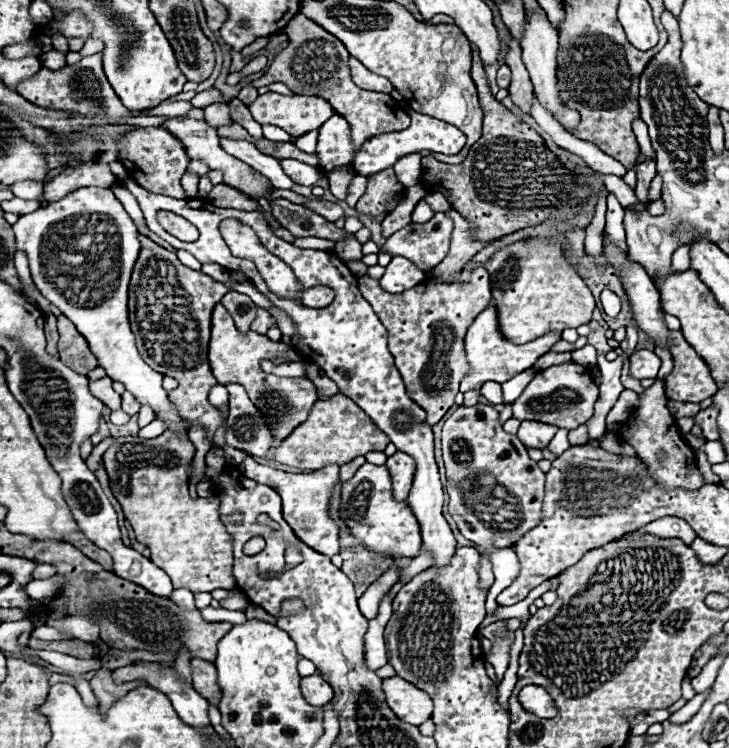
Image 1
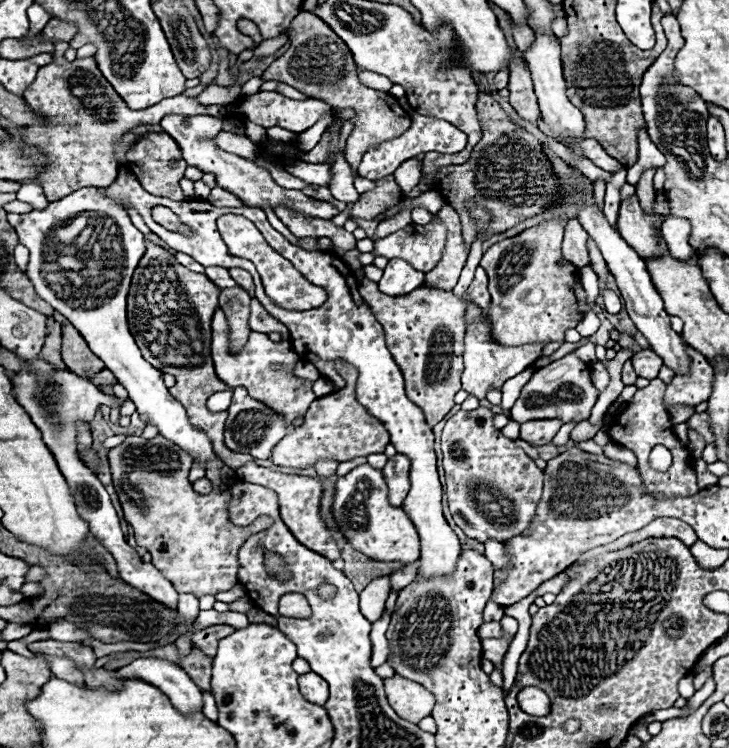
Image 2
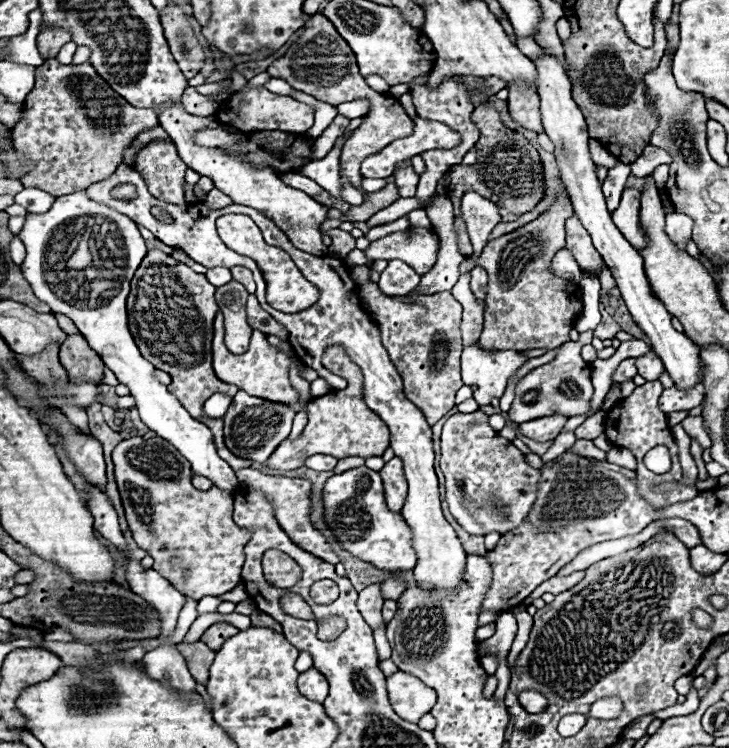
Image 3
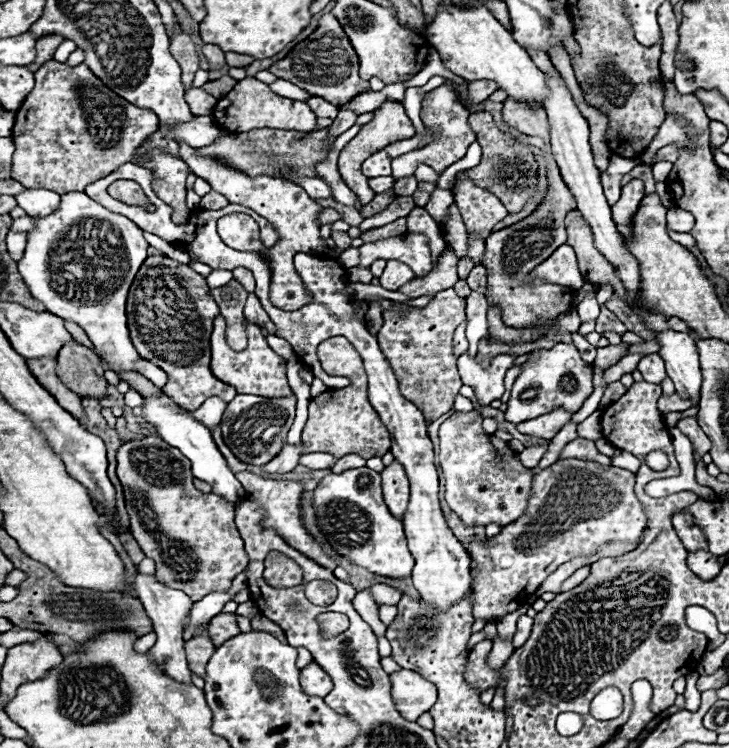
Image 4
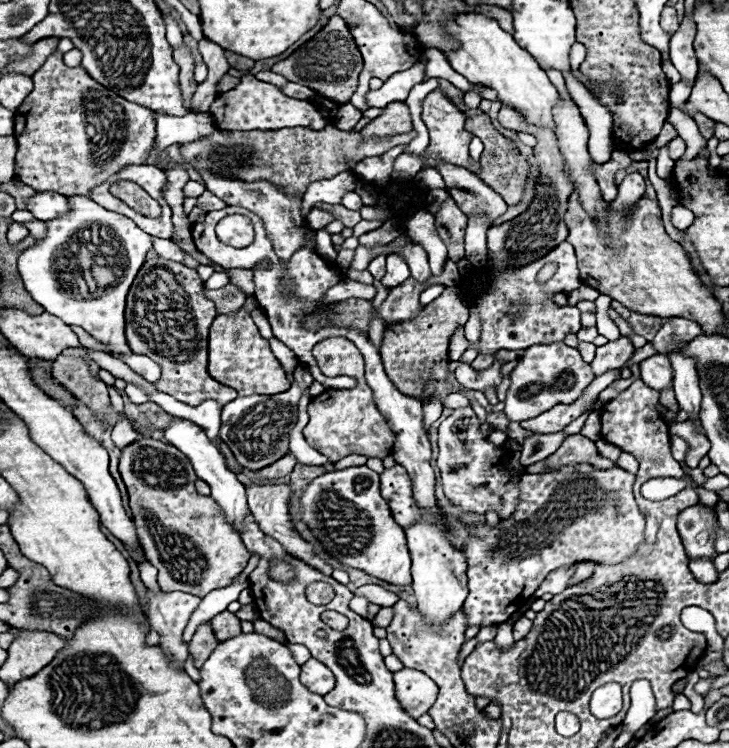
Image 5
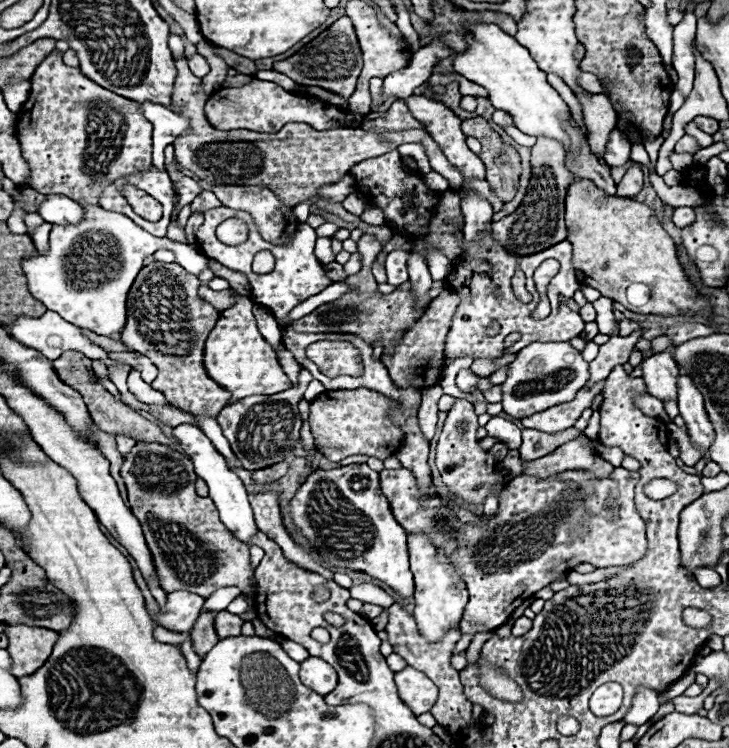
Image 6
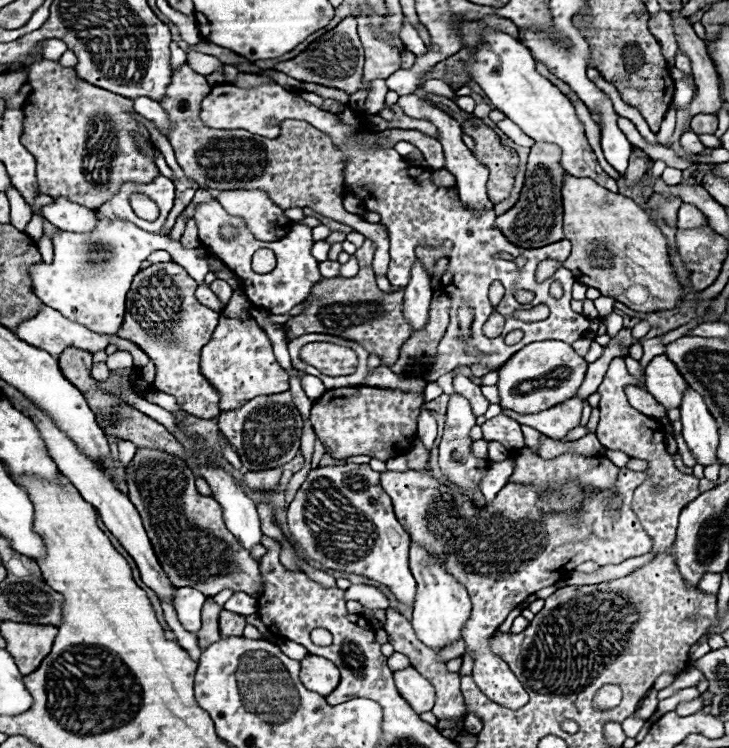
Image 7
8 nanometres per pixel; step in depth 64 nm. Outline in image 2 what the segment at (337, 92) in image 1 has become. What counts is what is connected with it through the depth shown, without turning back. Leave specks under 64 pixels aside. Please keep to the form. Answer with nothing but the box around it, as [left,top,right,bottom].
[262,12,410,174]

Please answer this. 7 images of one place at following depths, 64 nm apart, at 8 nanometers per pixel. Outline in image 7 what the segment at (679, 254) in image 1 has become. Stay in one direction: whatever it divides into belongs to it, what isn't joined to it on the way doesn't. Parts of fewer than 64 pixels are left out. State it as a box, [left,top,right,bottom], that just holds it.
[678,204,708,230]

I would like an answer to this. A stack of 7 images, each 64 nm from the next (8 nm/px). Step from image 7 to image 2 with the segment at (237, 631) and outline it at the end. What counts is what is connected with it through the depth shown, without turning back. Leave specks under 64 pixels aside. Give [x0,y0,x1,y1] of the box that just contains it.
[192,624,234,656]

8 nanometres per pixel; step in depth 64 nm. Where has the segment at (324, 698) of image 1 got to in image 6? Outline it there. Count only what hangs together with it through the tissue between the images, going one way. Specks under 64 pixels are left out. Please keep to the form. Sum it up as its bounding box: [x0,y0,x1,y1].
[300,656,338,696]

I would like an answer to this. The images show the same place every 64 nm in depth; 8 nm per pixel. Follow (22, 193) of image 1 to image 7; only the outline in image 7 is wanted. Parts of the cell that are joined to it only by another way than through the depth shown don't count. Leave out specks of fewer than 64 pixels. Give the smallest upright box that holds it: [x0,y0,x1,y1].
[42,198,96,234]

